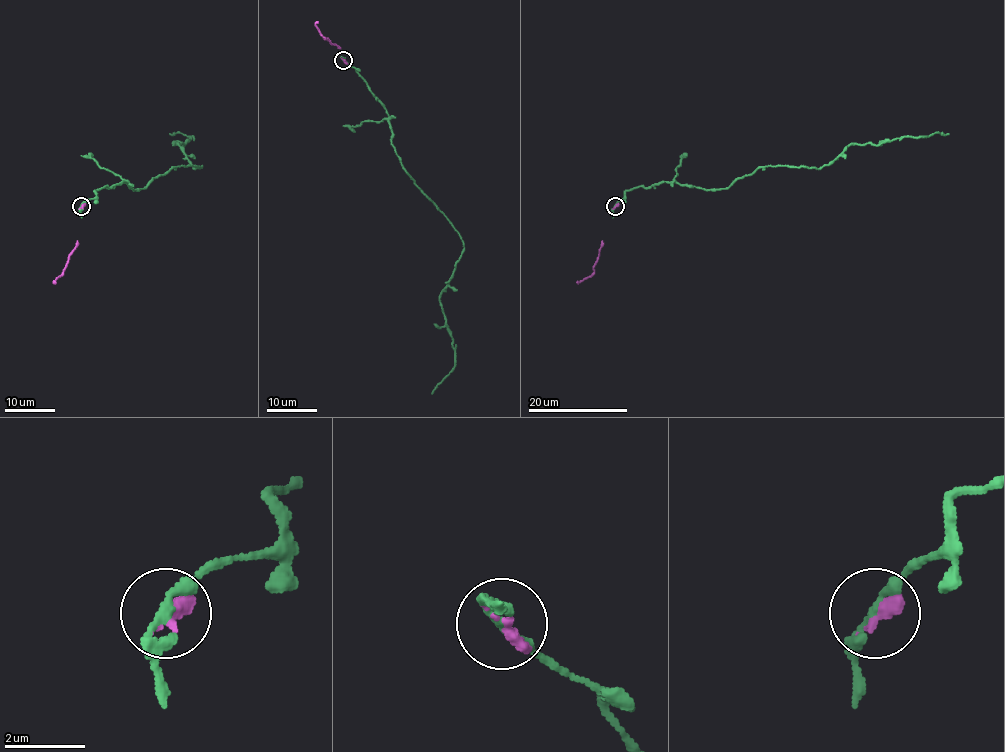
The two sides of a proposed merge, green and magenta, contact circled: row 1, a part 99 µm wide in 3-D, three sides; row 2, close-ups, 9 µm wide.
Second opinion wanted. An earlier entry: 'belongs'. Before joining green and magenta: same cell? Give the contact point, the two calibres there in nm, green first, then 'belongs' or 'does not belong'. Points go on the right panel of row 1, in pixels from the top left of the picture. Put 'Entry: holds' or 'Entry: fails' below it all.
place (615, 206); calibres 190 and 340 nm; belongs
Entry: holds

